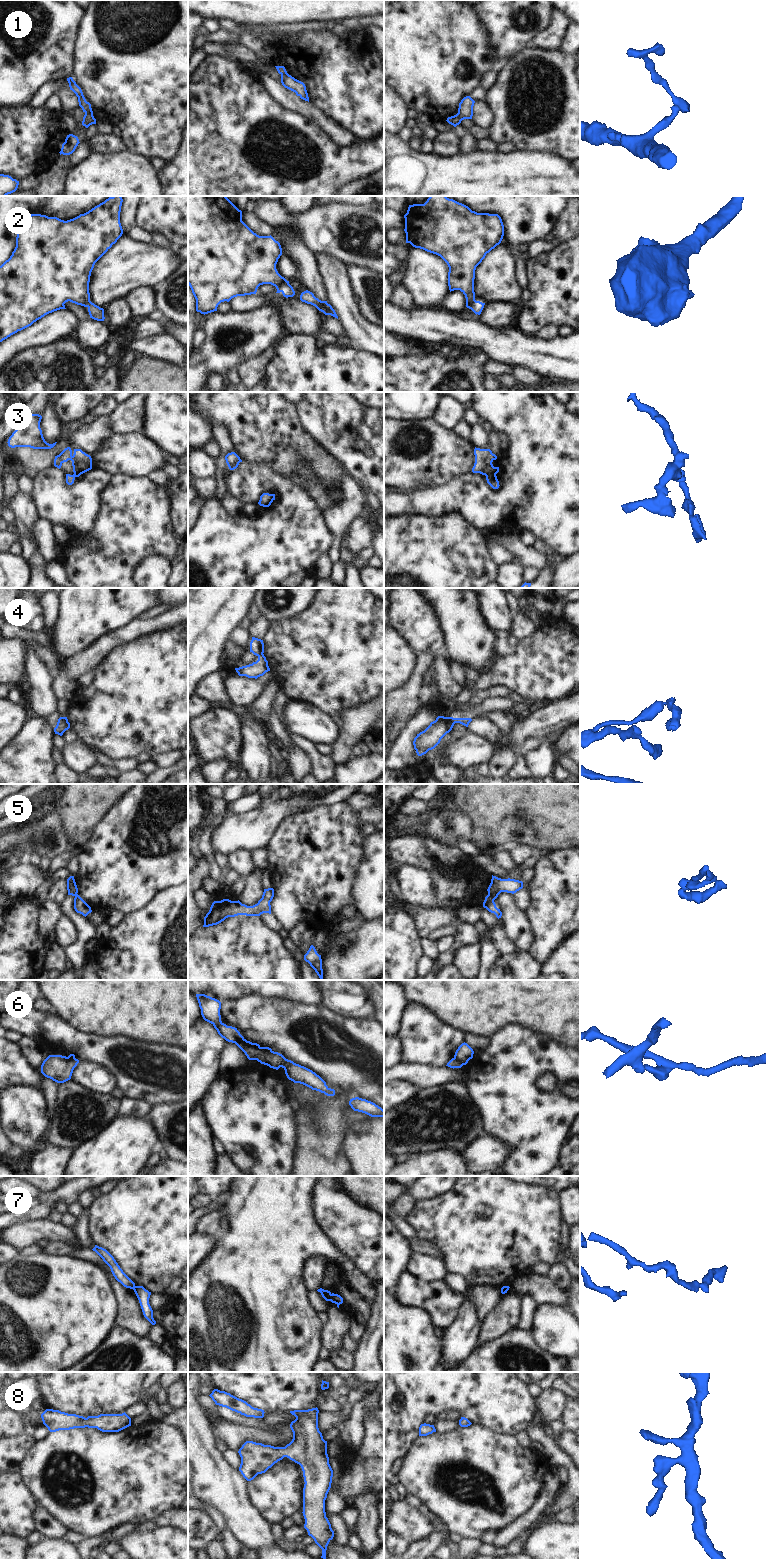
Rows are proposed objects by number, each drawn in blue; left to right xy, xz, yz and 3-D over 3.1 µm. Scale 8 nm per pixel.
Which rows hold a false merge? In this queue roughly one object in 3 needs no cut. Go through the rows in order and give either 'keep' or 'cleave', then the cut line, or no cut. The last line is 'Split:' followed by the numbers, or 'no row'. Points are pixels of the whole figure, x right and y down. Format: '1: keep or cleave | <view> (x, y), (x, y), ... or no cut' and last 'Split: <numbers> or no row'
1: cleave | xy (85, 112), (89, 112), (92, 115)
2: cleave | xz (287, 281), (281, 291)
3: cleave | yz (495, 474), (486, 476)
4: cleave | yz (449, 717), (454, 723)
5: cleave | yz (488, 893), (493, 900)
6: cleave | xz (271, 1050), (260, 1054), (255, 1059)
7: cleave | xz (330, 1294), (331, 1300)
8: keep | no cut
Split: 1, 2, 3, 4, 5, 6, 7

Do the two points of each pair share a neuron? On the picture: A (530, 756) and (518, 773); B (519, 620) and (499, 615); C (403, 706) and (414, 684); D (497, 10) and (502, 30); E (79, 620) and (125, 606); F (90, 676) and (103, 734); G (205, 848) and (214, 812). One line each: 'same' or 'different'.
A: different
B: different
C: same
D: same
E: same
F: different
G: same

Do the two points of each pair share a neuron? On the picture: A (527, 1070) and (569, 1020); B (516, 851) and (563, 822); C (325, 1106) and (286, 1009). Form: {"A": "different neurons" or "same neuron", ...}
{"A": "different neurons", "B": "different neurons", "C": "different neurons"}

